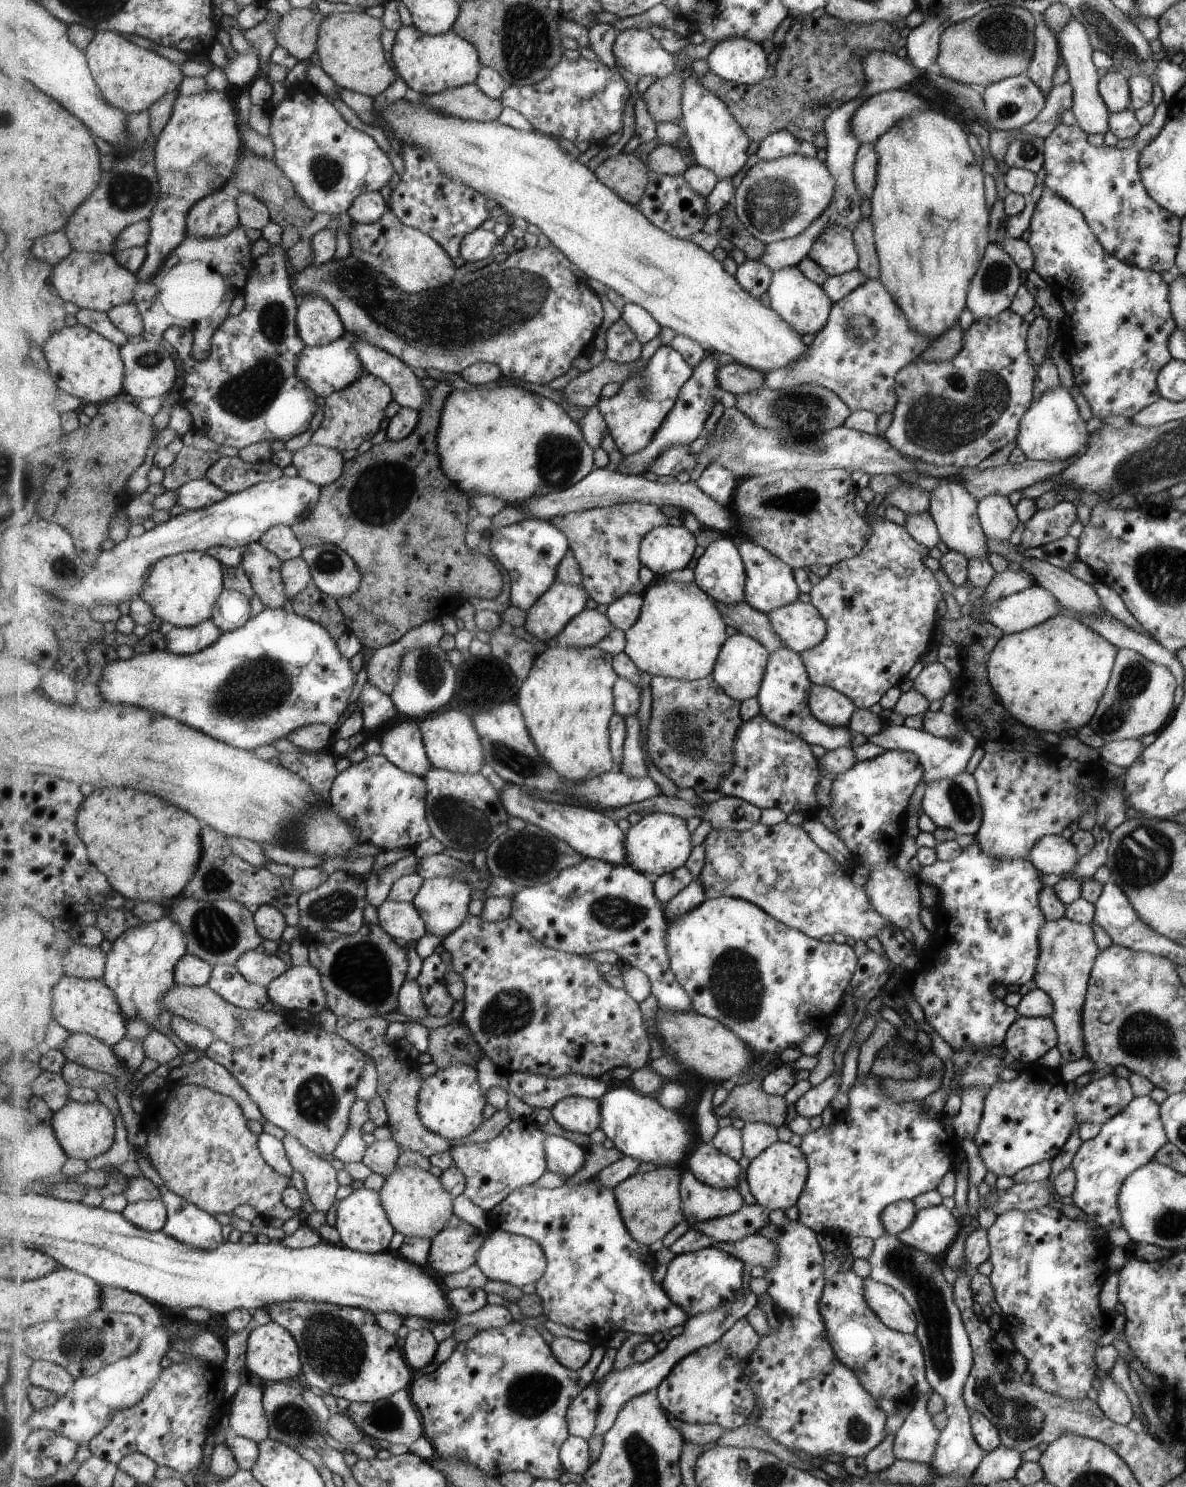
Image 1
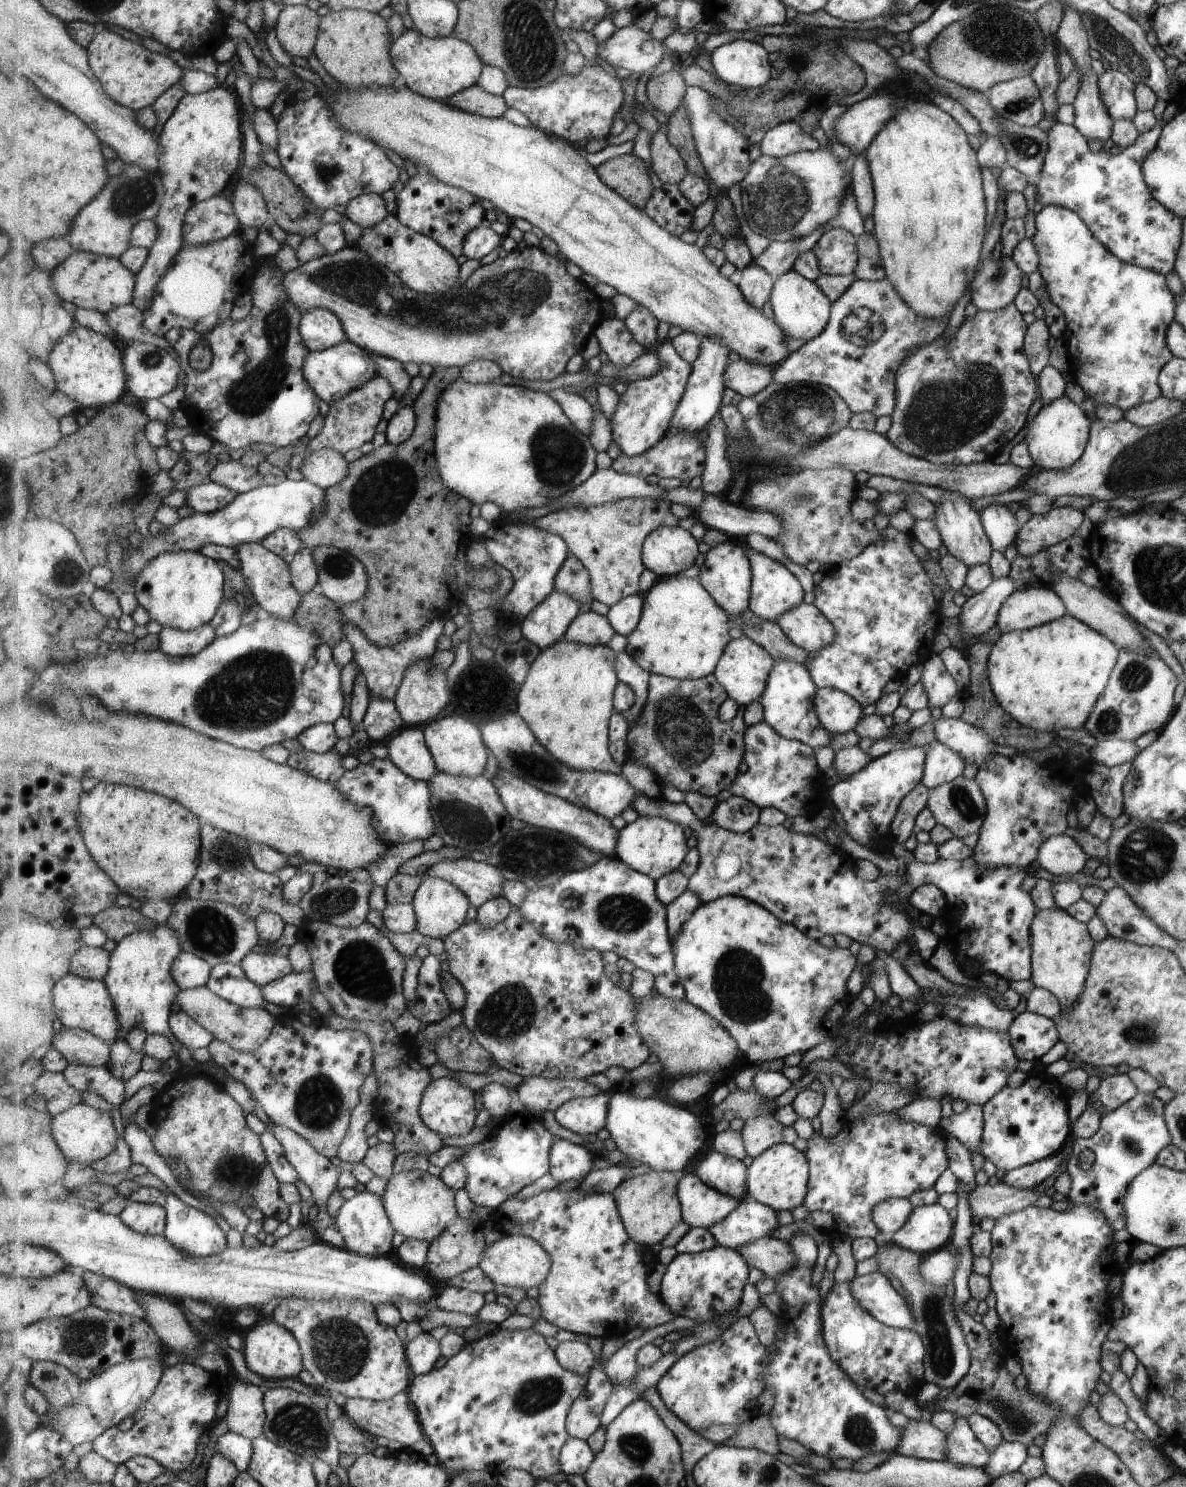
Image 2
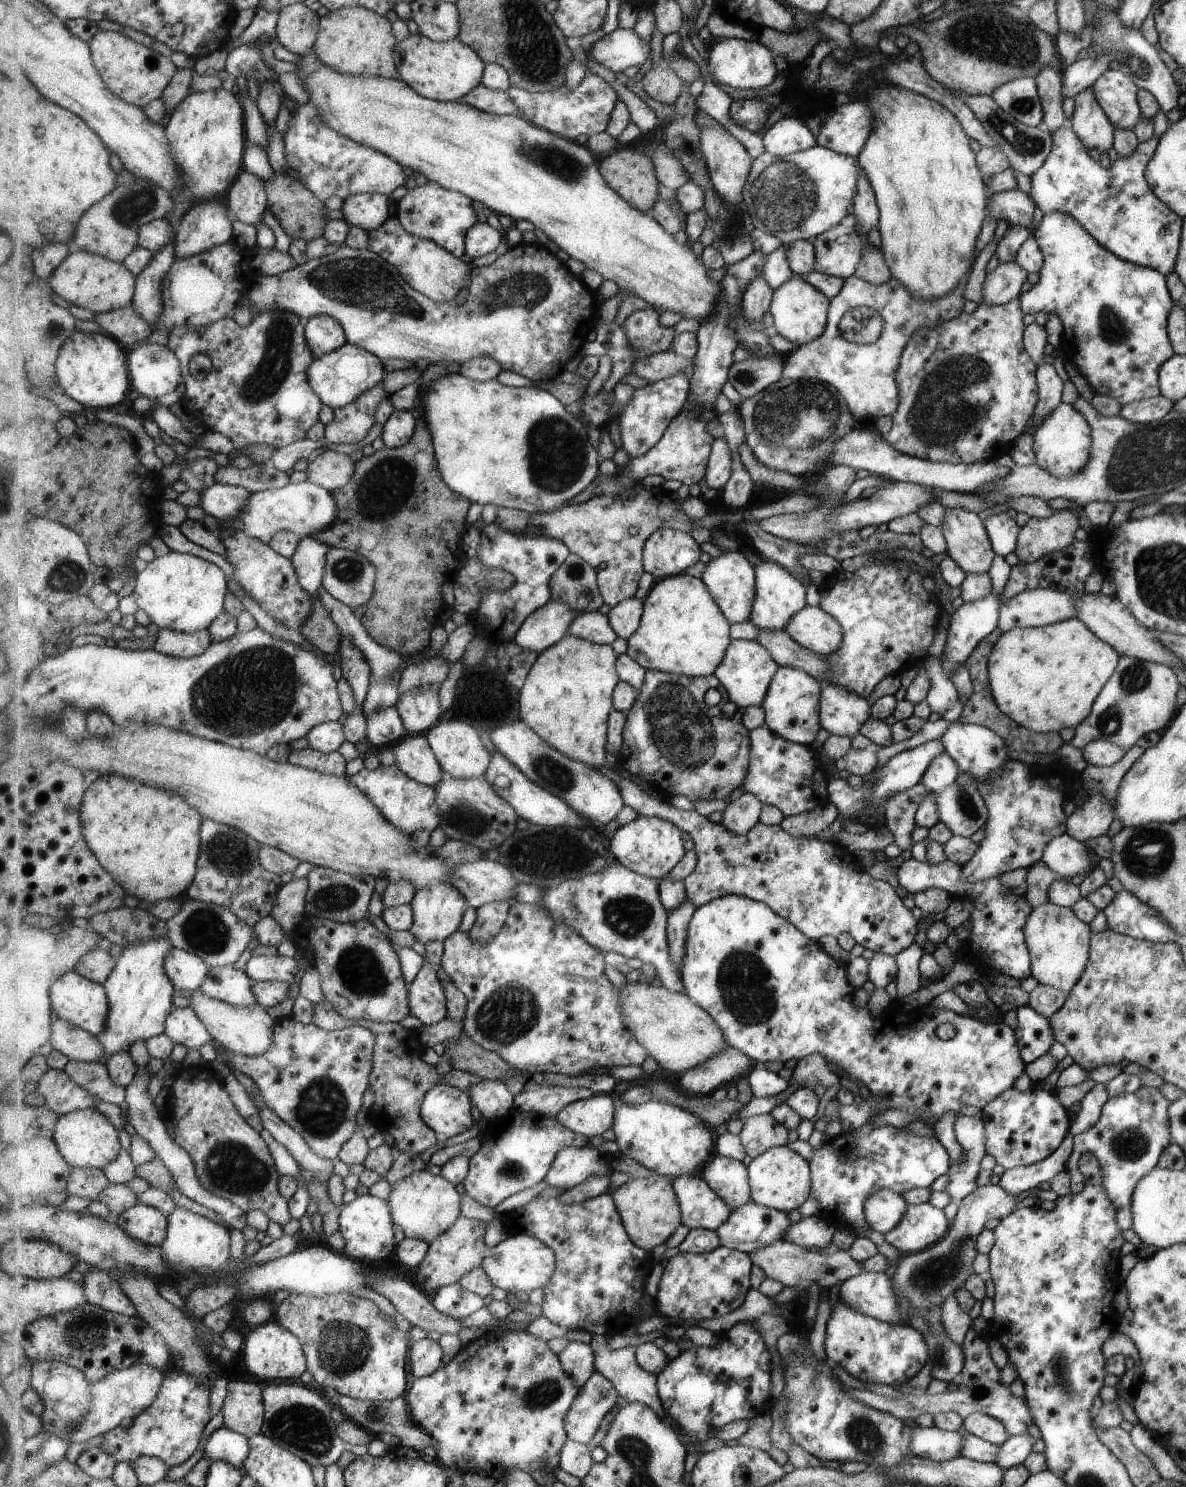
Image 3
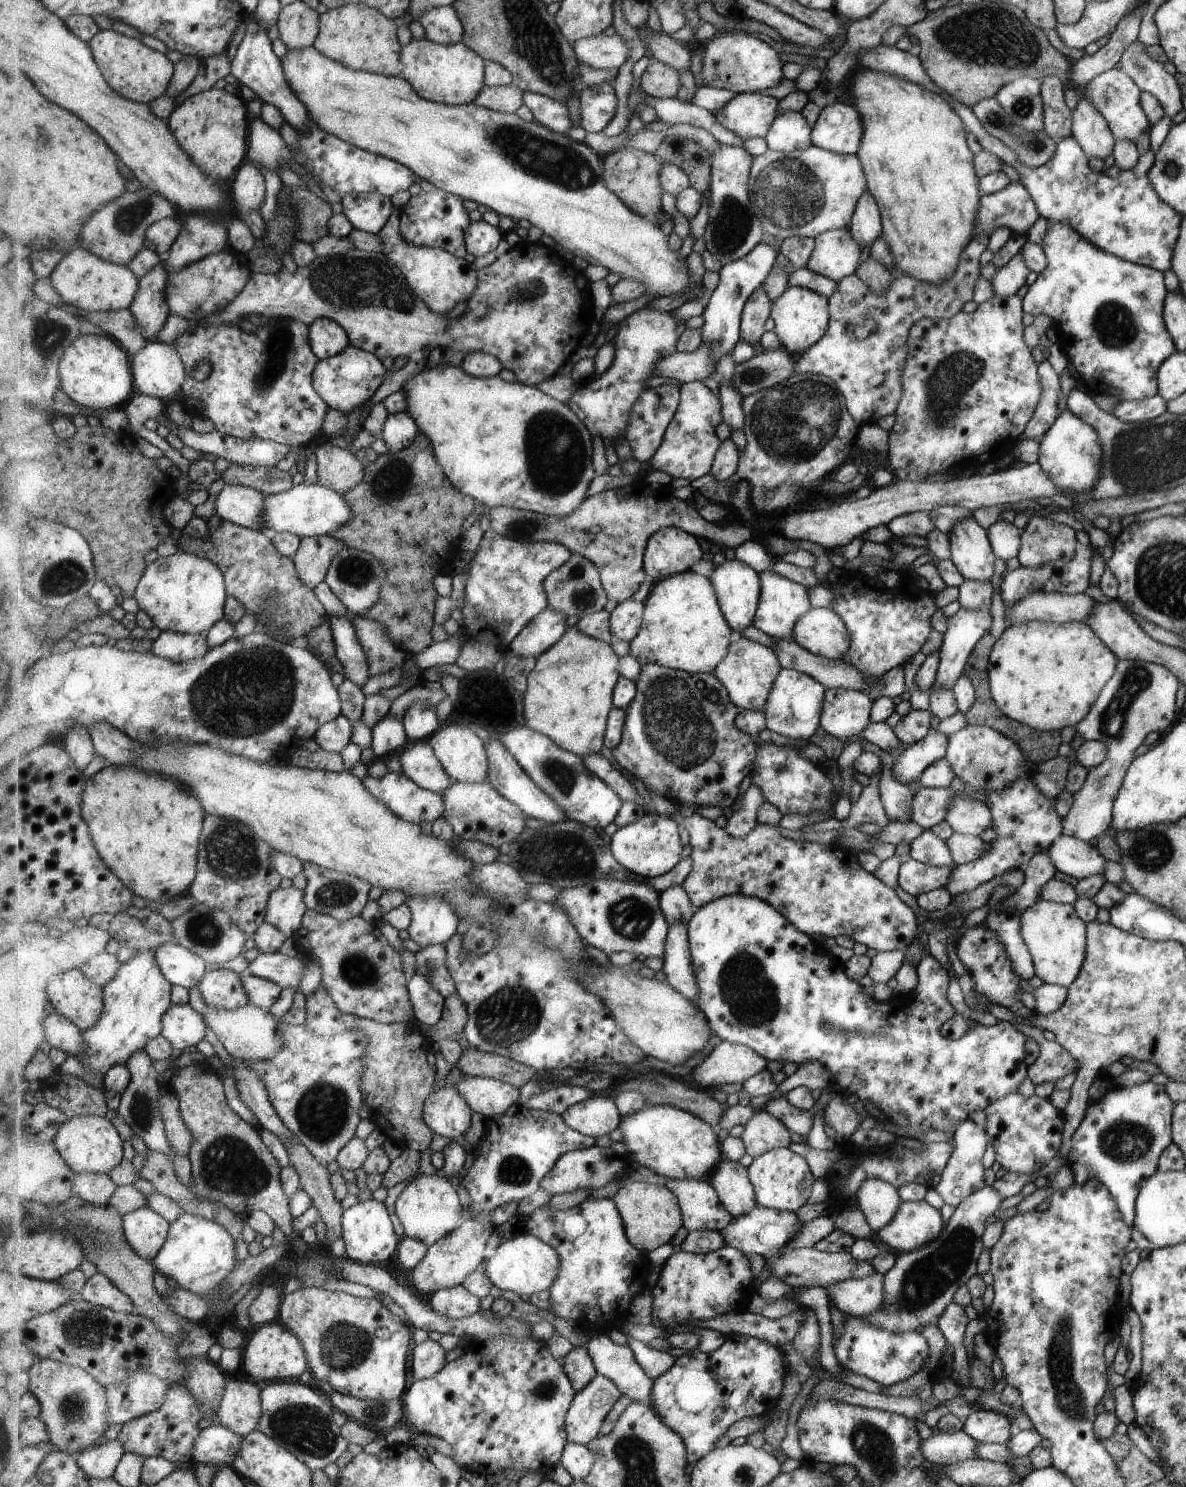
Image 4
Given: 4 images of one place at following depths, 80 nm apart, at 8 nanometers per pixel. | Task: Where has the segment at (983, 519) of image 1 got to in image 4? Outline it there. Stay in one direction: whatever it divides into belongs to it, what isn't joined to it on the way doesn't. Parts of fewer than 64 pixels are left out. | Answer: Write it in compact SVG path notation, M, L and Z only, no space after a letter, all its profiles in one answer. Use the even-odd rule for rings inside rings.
M996 520L987 529L988 539L996 558L1001 558L1001 560L1005 561L1017 556L1020 550L1021 531L1013 523L1003 520Z

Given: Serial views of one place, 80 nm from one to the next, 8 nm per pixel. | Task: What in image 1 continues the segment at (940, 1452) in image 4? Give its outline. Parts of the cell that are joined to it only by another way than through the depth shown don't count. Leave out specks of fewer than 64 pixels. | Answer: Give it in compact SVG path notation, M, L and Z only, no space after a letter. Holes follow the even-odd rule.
M927 1395L920 1396L893 1434L895 1459L928 1464L932 1459L939 1430L933 1426L931 1417L925 1411L927 1400Z

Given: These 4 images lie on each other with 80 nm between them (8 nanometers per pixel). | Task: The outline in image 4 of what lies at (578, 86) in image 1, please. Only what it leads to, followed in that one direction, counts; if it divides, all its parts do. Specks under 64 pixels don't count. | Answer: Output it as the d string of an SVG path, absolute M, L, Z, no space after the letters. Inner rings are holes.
M611 83L583 87L580 92L580 123L587 132L603 130L616 116L620 98ZM524 92L524 104L531 110L534 120L543 126L561 134L570 134L574 127L571 112L565 101L540 95L539 93Z

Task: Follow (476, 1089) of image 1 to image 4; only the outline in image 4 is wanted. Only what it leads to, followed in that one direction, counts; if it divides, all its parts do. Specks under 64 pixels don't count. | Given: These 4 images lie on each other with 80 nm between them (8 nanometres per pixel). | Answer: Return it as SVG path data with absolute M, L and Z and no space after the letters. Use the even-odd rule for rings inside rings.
M446 1084L432 1092L424 1106L424 1121L435 1134L460 1140L471 1128L473 1109L461 1093L452 1085Z

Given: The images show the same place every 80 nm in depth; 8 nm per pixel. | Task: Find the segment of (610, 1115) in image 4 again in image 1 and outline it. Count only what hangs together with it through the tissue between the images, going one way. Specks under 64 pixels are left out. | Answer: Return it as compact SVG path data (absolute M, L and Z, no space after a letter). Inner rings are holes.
M567 1097L560 1100L551 1112L561 1127L581 1134L595 1132L602 1123L601 1099Z

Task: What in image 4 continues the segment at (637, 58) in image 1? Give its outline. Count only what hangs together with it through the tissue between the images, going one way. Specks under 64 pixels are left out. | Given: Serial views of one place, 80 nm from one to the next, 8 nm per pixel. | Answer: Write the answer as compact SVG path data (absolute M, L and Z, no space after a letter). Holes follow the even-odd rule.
M621 34L593 35L576 41L573 46L579 62L594 69L620 68L629 60L629 48Z

